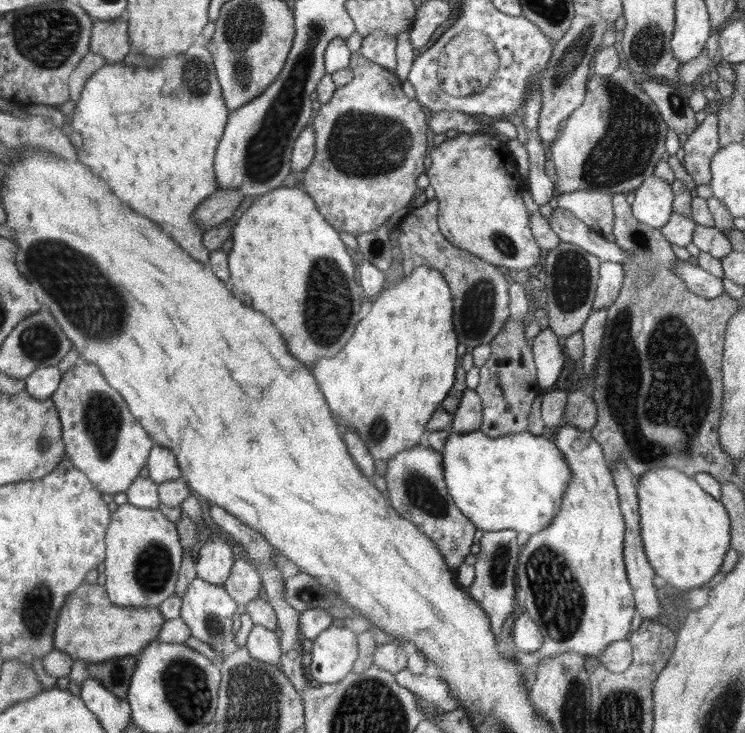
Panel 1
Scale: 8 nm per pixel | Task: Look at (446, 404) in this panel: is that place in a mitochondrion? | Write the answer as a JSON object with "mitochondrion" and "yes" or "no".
{"mitochondrion":"no"}

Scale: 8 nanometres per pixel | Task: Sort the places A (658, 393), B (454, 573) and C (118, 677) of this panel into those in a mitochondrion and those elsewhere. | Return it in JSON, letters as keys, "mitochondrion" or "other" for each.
{"A":"mitochondrion","B":"other","C":"other"}

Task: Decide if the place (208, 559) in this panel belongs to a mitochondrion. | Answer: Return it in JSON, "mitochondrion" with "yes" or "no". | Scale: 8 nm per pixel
{"mitochondrion":"no"}

